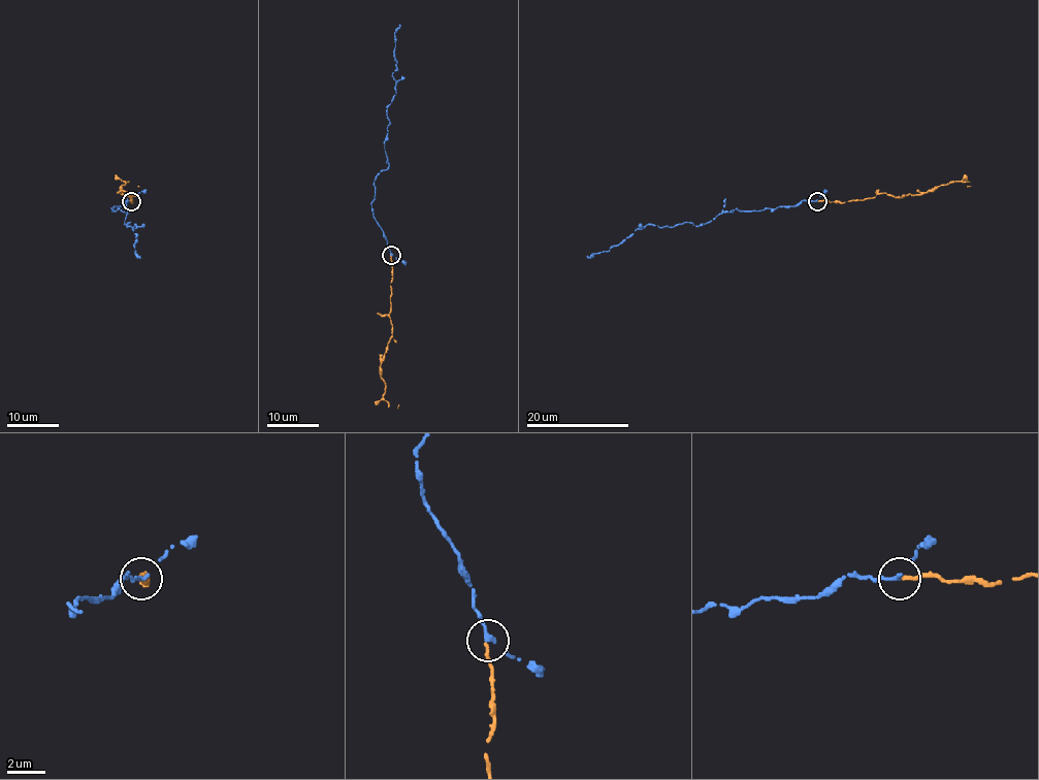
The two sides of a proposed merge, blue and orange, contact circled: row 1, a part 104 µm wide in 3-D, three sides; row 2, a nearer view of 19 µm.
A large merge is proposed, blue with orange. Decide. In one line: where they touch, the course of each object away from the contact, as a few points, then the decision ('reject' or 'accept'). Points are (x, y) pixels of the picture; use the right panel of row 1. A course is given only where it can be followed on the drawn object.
place (817, 201); course blue (817, 201), (758, 212), (736, 208), (705, 224), (660, 228), (648, 224), (608, 251), (586, 256); course orange (817, 201), (844, 202), (873, 198), (880, 193), (900, 197), (921, 194), (947, 183), (968, 182), (970, 186); accept

